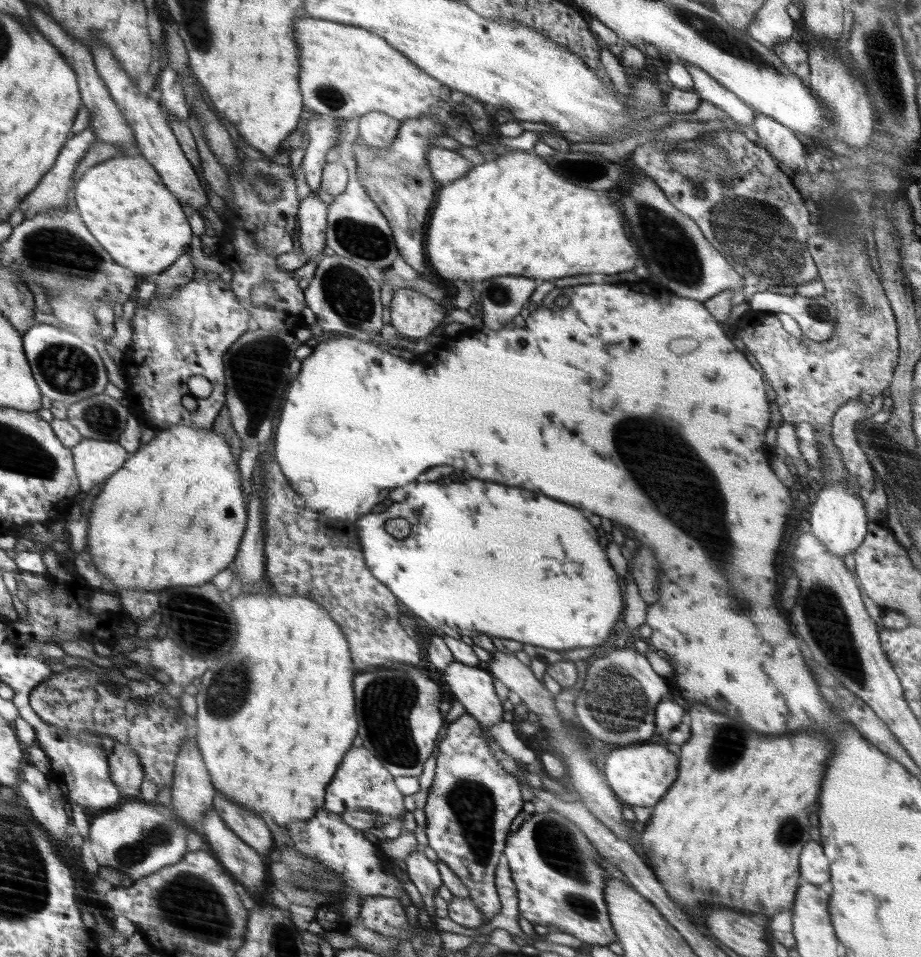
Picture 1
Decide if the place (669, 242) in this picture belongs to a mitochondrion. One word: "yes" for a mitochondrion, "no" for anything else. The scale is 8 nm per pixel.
yes

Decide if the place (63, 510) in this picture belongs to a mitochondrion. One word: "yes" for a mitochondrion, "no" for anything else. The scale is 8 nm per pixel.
no

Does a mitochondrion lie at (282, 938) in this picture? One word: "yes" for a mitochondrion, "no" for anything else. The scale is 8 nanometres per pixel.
yes

